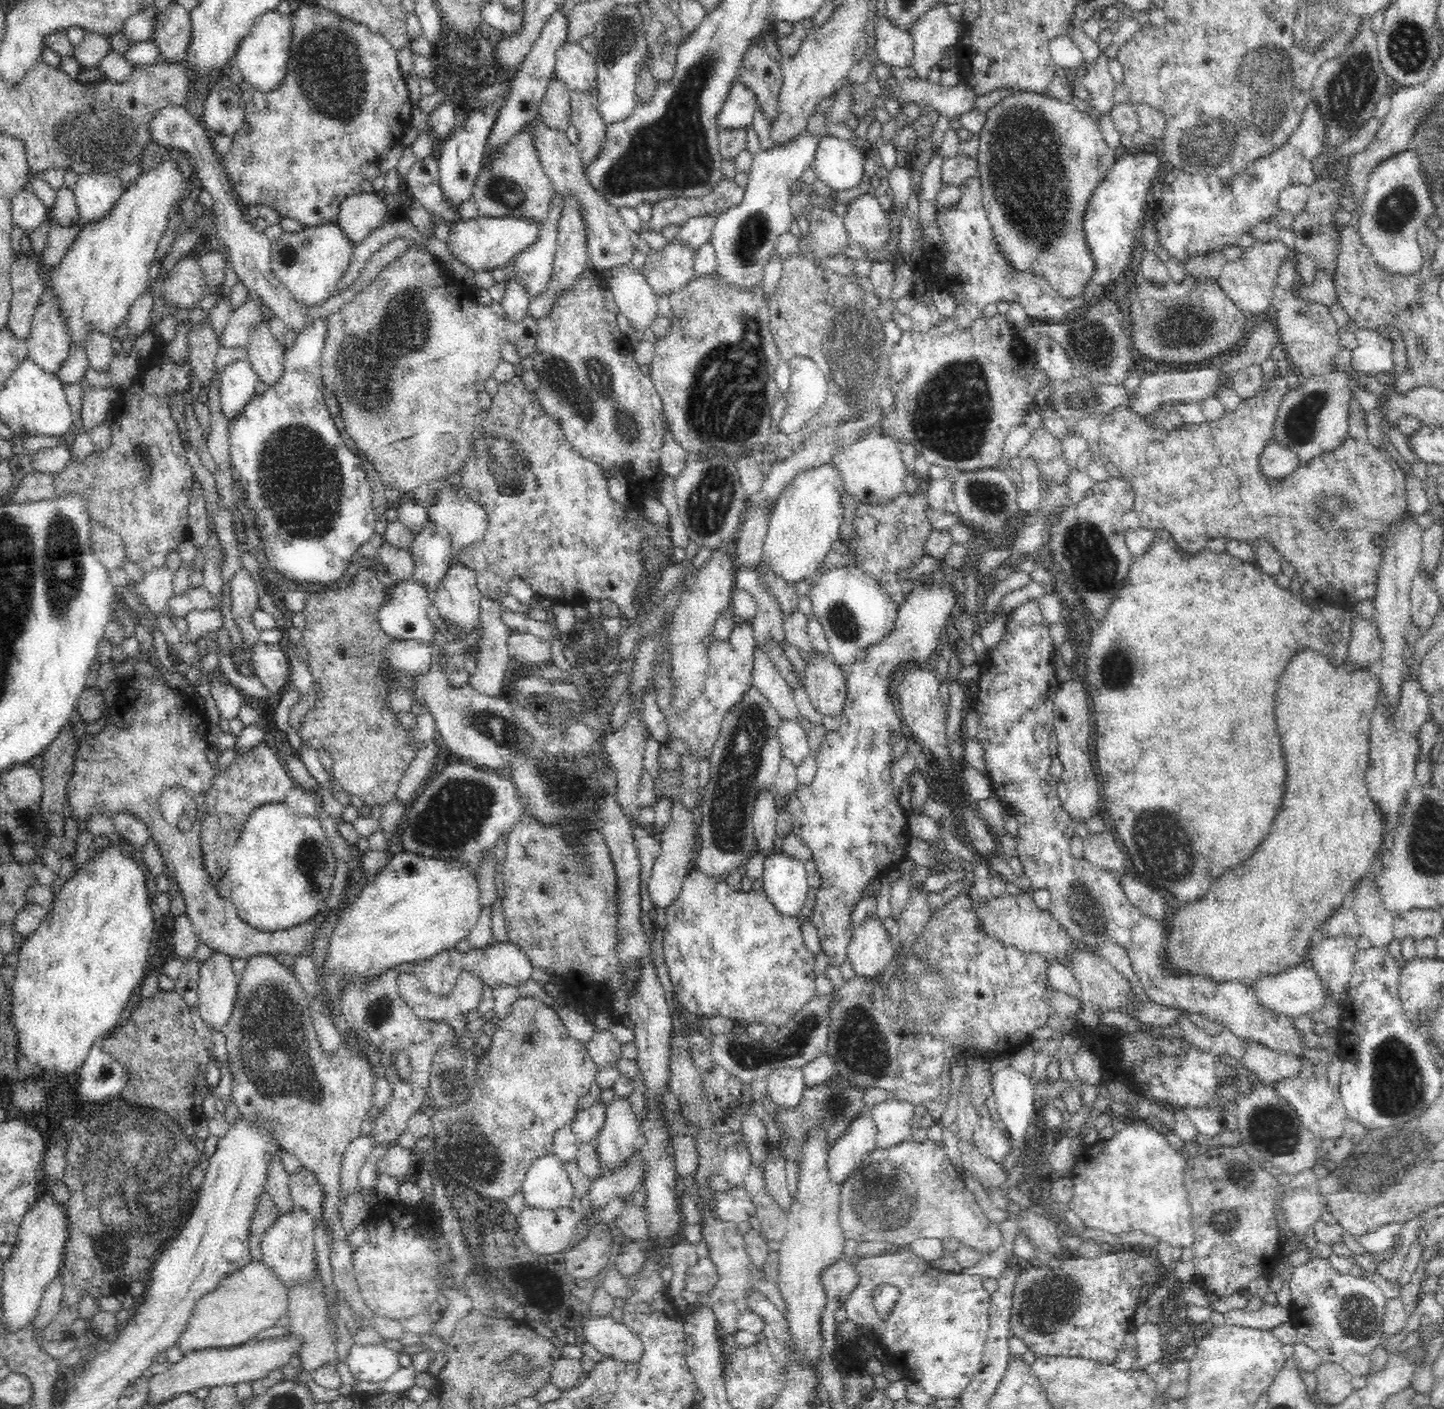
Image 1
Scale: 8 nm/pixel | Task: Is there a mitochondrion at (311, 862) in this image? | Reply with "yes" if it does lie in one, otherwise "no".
yes

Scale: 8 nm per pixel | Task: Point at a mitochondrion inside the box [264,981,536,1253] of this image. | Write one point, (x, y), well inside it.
(468, 1149)

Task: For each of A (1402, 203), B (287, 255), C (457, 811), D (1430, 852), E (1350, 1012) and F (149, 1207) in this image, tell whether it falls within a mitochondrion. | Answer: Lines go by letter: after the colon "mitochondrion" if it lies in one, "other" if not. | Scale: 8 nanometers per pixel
A: mitochondrion
B: mitochondrion
C: mitochondrion
D: mitochondrion
E: other
F: mitochondrion

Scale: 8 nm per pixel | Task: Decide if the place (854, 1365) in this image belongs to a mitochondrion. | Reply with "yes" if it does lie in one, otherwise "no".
no

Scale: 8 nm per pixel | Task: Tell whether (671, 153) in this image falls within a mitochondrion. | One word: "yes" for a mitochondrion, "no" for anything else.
yes

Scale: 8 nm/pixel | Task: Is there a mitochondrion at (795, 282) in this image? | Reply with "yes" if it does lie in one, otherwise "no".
no

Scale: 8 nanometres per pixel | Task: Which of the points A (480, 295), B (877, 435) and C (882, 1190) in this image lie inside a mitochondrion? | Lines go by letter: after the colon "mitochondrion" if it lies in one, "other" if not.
A: other
B: other
C: mitochondrion

